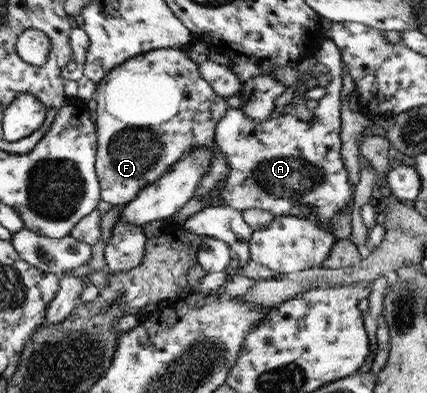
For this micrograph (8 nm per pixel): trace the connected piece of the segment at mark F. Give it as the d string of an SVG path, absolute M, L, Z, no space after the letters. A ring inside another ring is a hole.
M157 49L128 58L121 65L109 71L97 84L94 98L97 100L96 133L97 149L95 170L98 176L101 199L113 205L126 205L137 197L146 186L169 173L170 166L179 162L186 153L208 148L212 151L213 165L203 175L195 197L201 198L206 193L217 194L226 183L229 164L226 156L215 145L214 125L225 117L228 103L224 97L214 95L212 85L203 78L198 65L184 53L176 49Z

